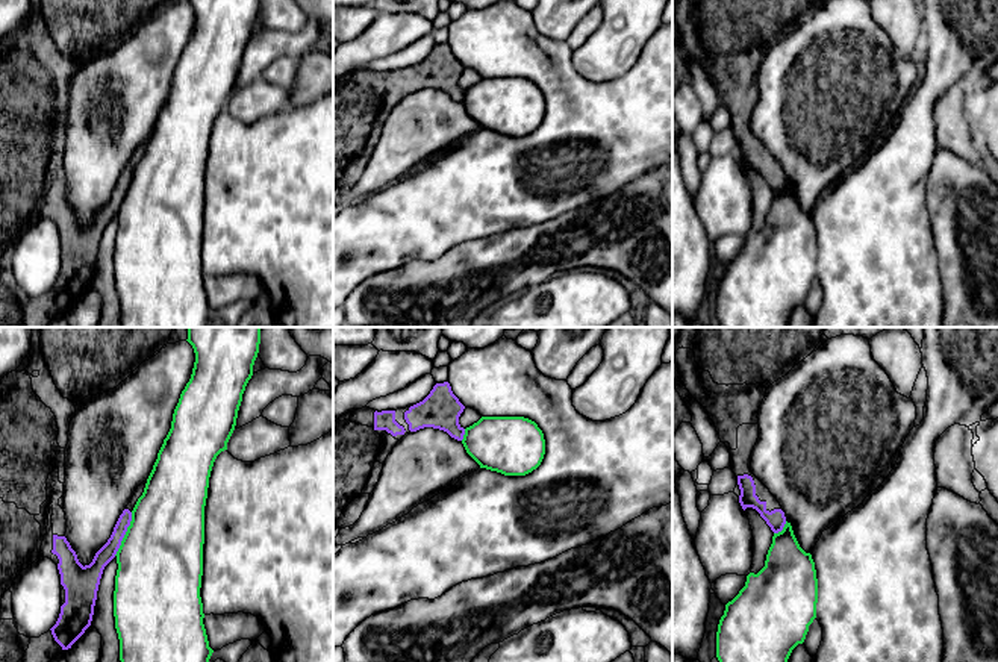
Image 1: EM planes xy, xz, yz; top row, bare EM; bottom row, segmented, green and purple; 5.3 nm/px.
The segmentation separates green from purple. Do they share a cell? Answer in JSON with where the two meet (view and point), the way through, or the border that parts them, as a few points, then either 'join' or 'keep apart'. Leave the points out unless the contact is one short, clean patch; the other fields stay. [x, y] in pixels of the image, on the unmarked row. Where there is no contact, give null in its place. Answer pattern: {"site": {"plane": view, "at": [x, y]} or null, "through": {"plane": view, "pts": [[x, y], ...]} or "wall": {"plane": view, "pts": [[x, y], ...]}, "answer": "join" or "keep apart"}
{"site": {"plane": "xy", "at": [126, 194]}, "wall": {"plane": "xy", "pts": [[132, 173], [132, 181], [114, 215]]}, "answer": "keep apart"}

